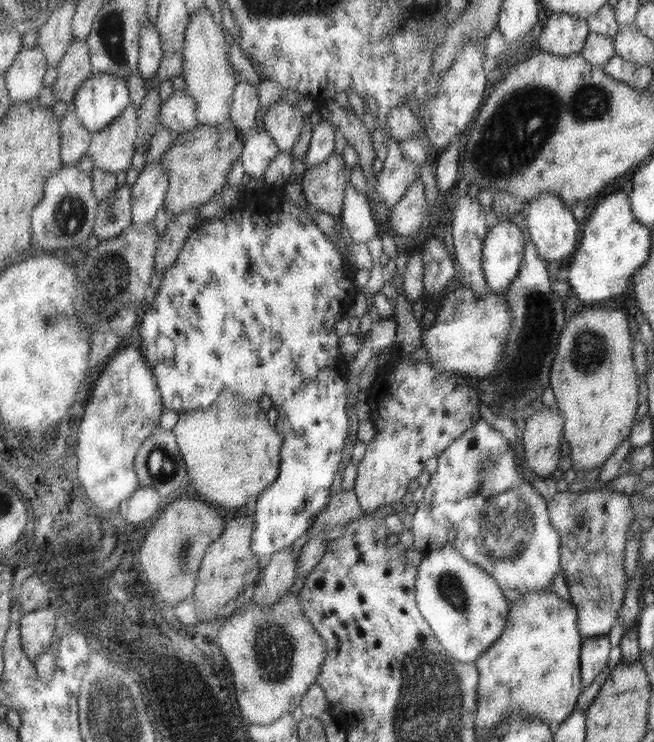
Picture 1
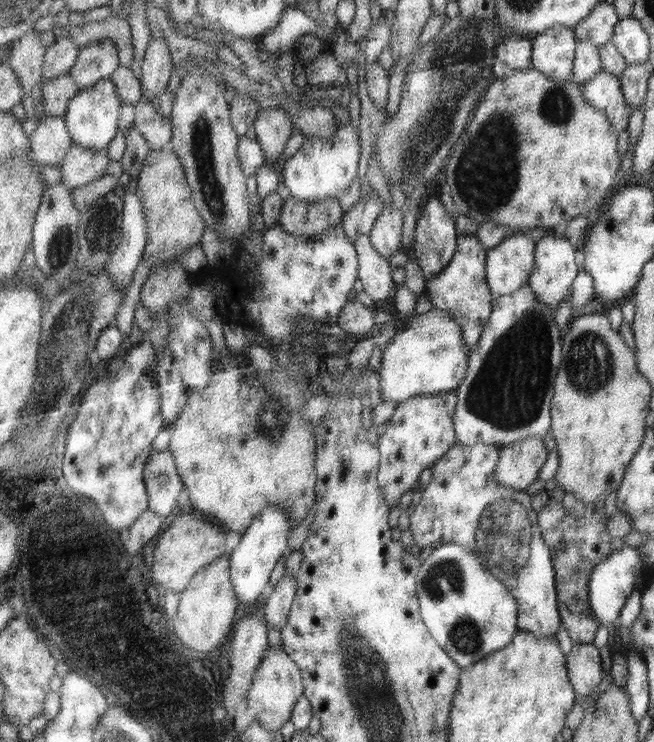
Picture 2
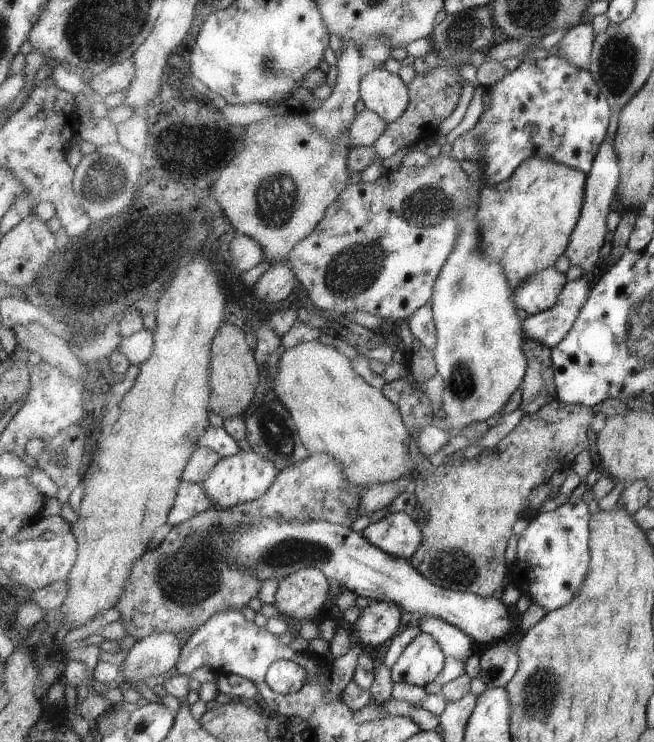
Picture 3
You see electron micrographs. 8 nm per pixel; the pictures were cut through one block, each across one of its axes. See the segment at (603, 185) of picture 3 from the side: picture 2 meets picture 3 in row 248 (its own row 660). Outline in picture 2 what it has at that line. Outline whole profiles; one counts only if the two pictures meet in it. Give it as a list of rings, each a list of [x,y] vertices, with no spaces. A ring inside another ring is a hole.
[[[574,643],[566,656],[567,668],[571,684],[575,687],[580,700],[593,698],[599,692],[599,684],[603,680],[601,652],[593,643]]]

